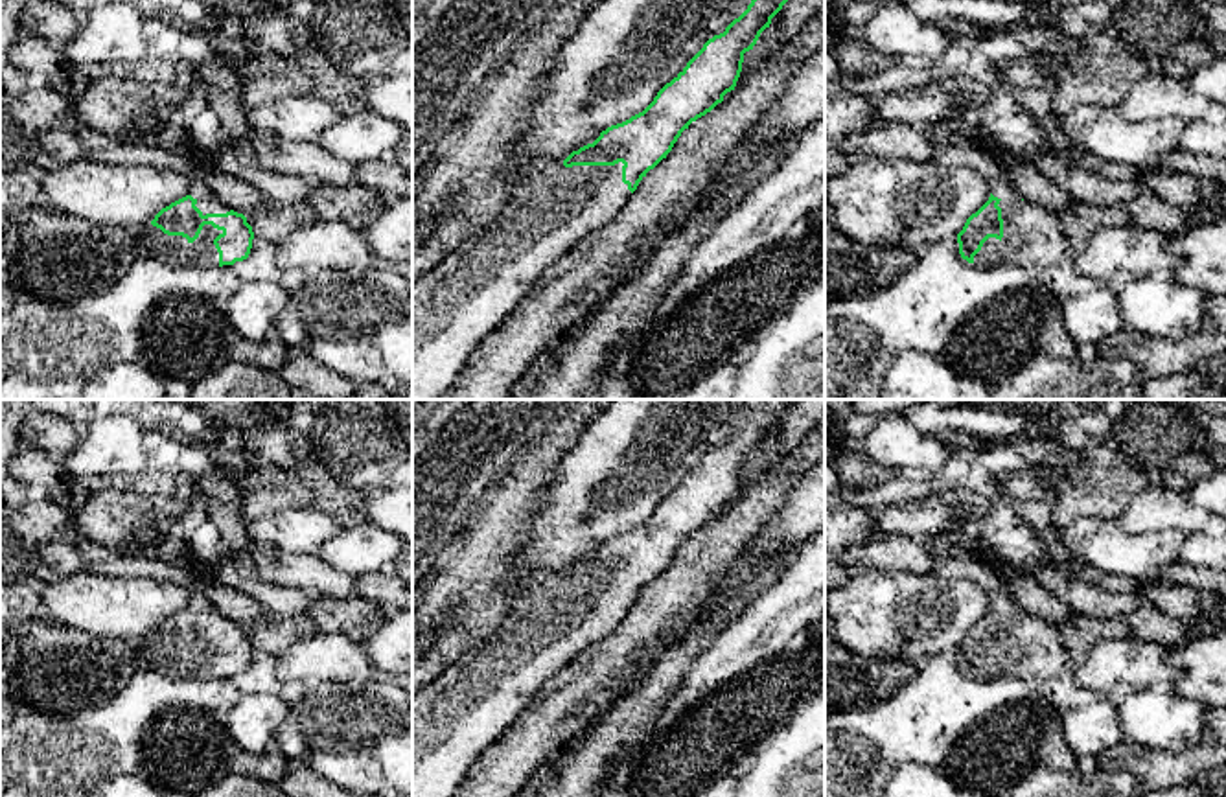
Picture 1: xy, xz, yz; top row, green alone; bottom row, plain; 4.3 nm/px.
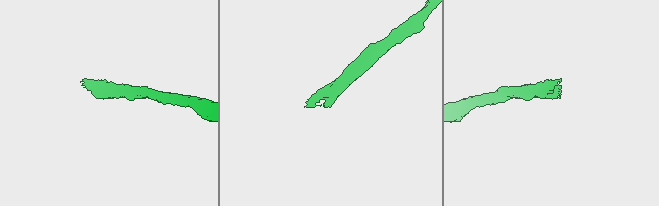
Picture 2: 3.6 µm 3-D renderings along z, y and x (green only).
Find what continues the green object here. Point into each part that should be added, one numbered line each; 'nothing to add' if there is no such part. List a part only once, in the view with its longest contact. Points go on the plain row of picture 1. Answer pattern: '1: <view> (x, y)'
1: xy (175, 661)

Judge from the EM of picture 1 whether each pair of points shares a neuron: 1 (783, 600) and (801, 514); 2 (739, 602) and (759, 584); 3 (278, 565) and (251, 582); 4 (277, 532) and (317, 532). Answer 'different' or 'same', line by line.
1: different
2: same
3: different
4: same

